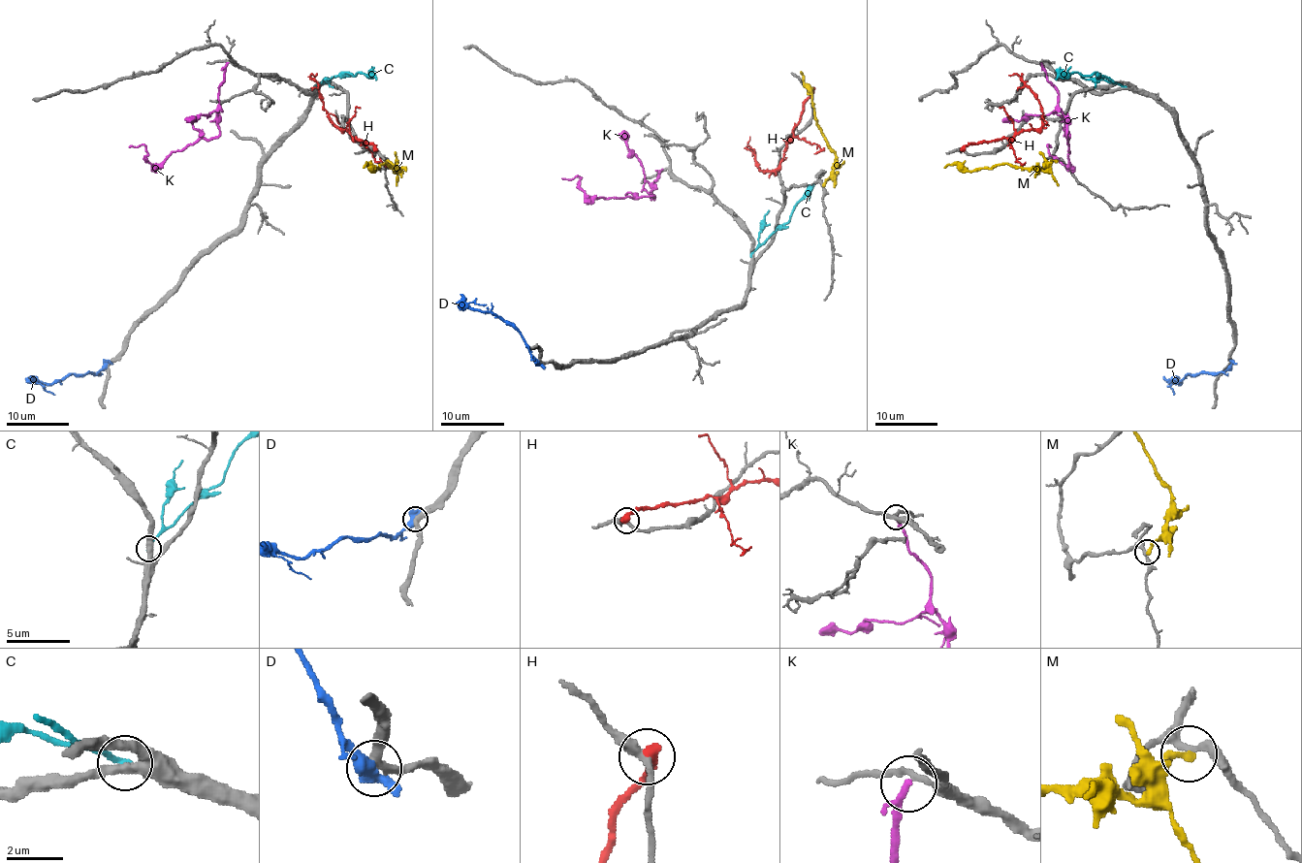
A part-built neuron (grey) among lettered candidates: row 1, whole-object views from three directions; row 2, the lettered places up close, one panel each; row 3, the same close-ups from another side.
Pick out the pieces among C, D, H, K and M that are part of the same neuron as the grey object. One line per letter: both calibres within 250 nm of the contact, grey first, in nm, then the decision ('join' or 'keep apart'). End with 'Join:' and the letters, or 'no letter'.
C: calibres 400 and 200 nm; keep apart
D: calibres 320 and 480 nm; keep apart
H: calibres 340 and 500 nm; keep apart
K: calibres 190 and 180 nm; keep apart
M: calibres 240 and 320 nm; keep apart
Join: no letter

